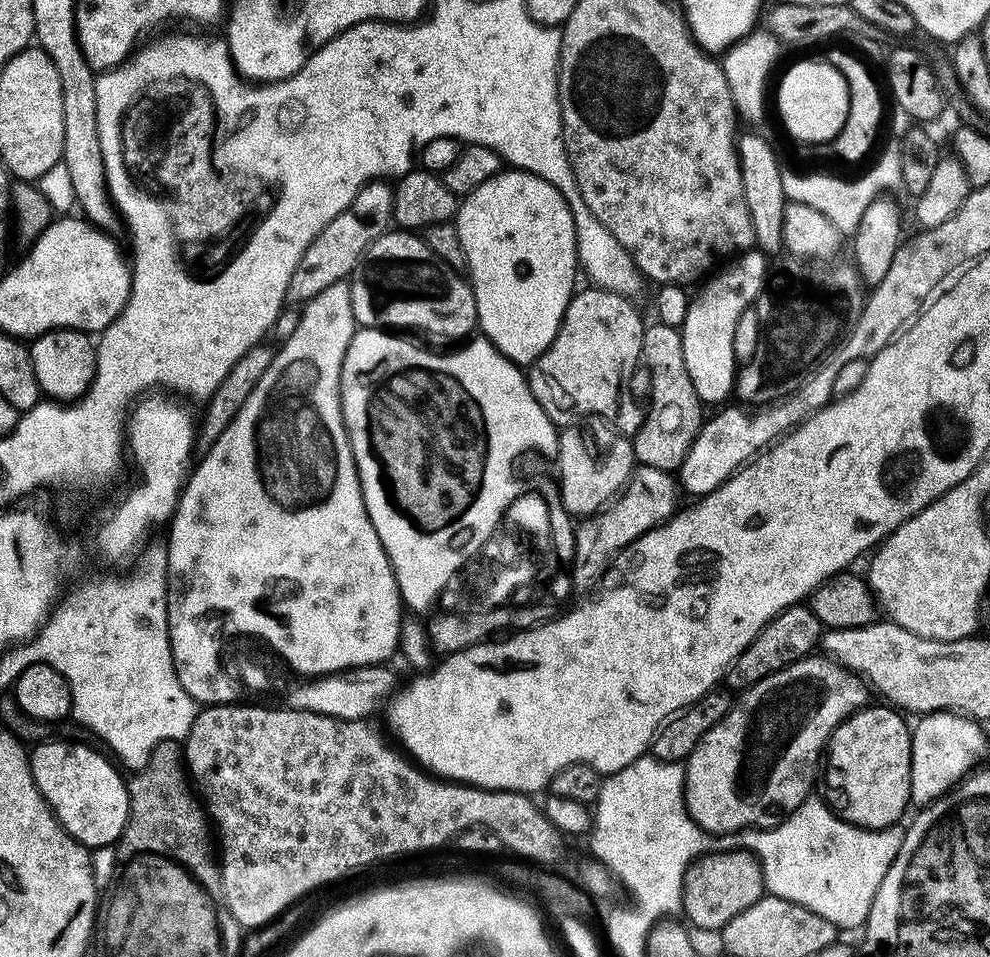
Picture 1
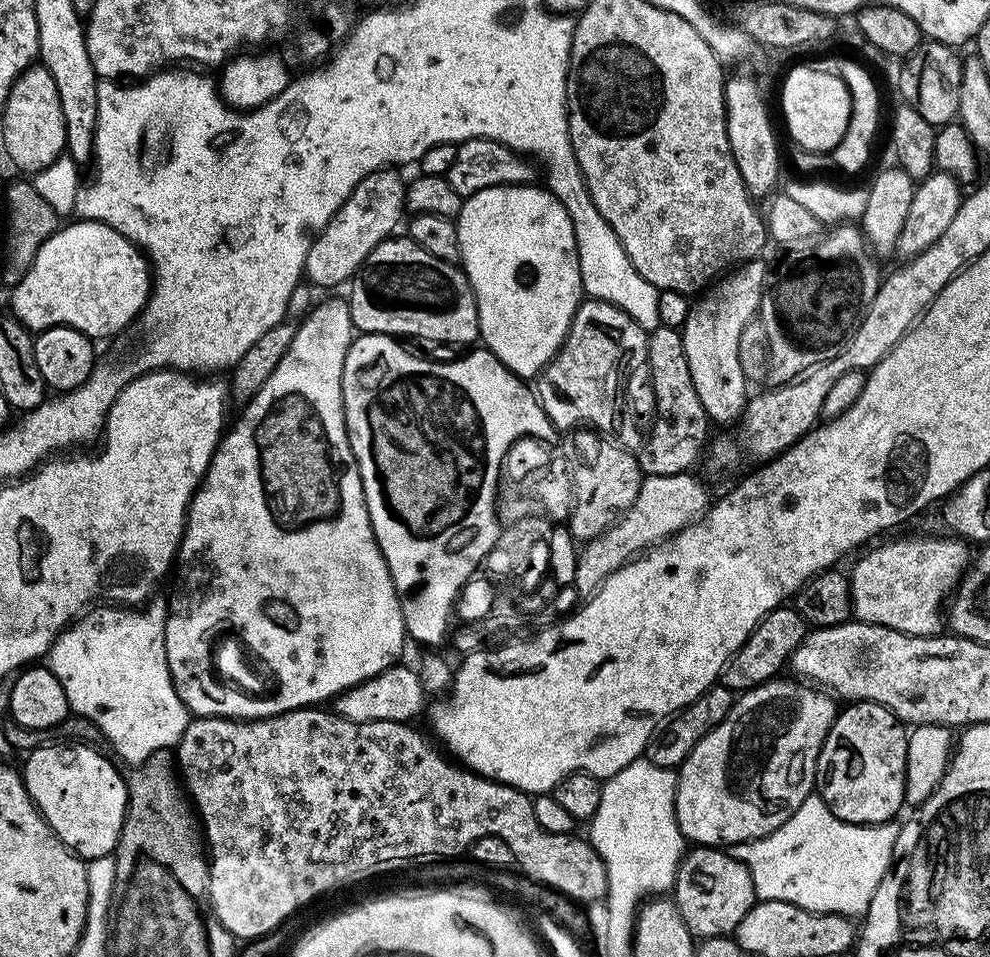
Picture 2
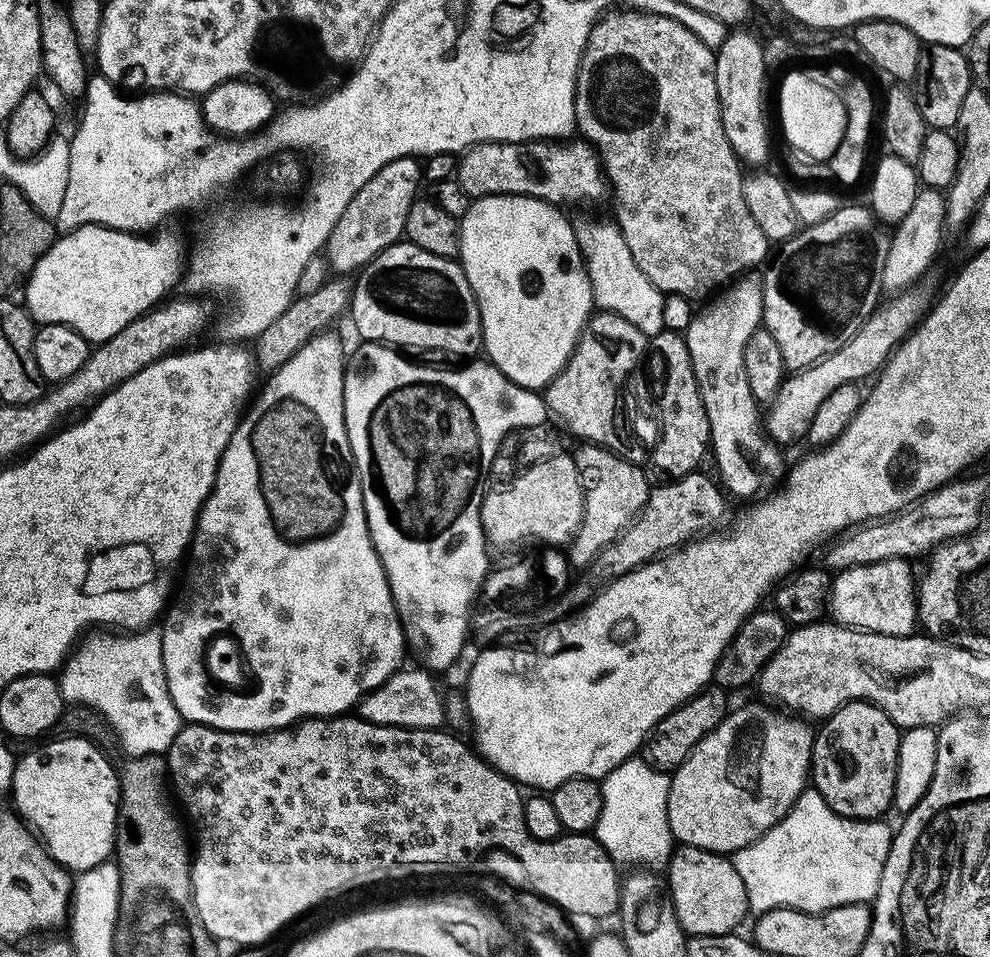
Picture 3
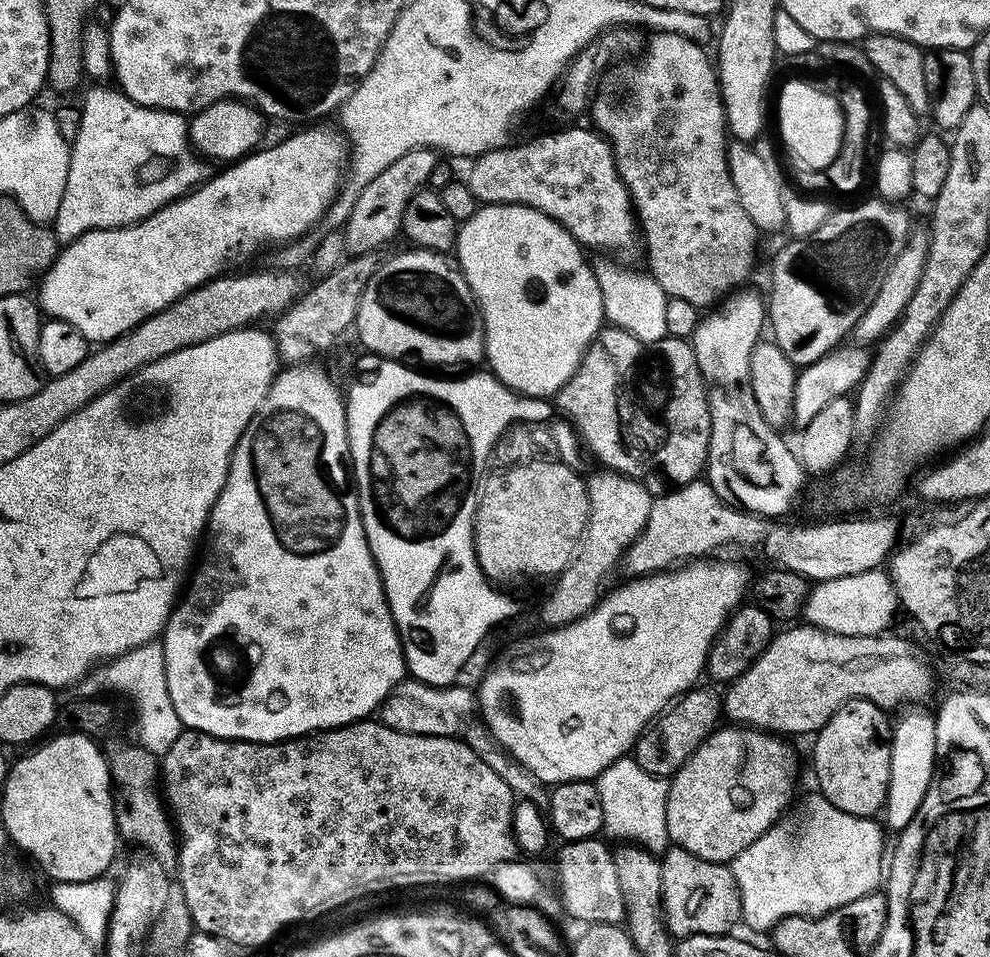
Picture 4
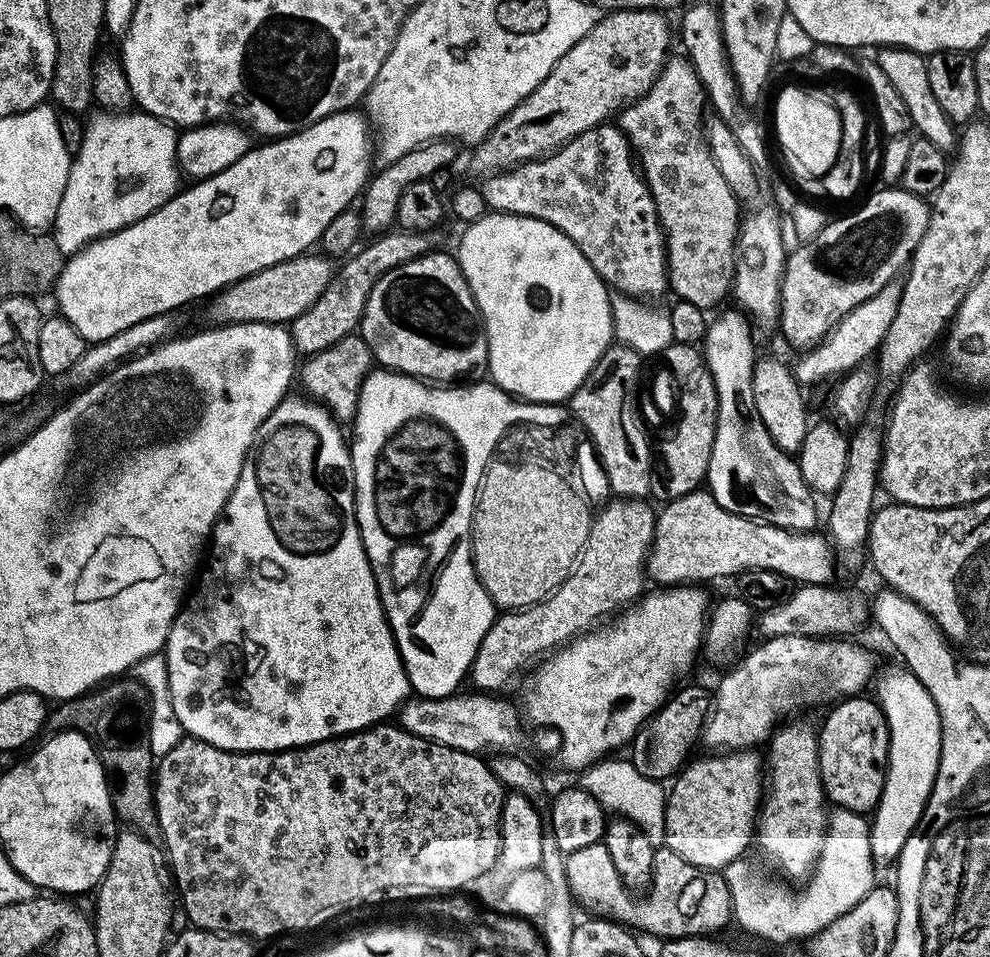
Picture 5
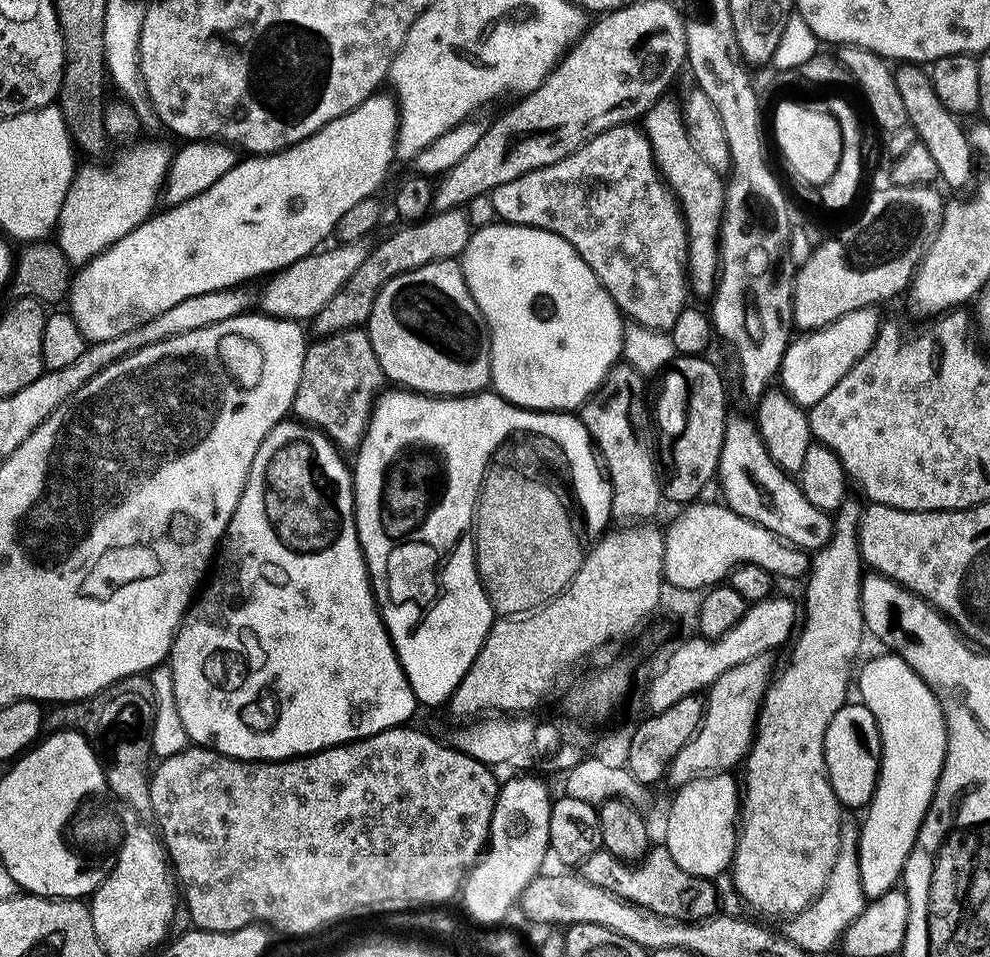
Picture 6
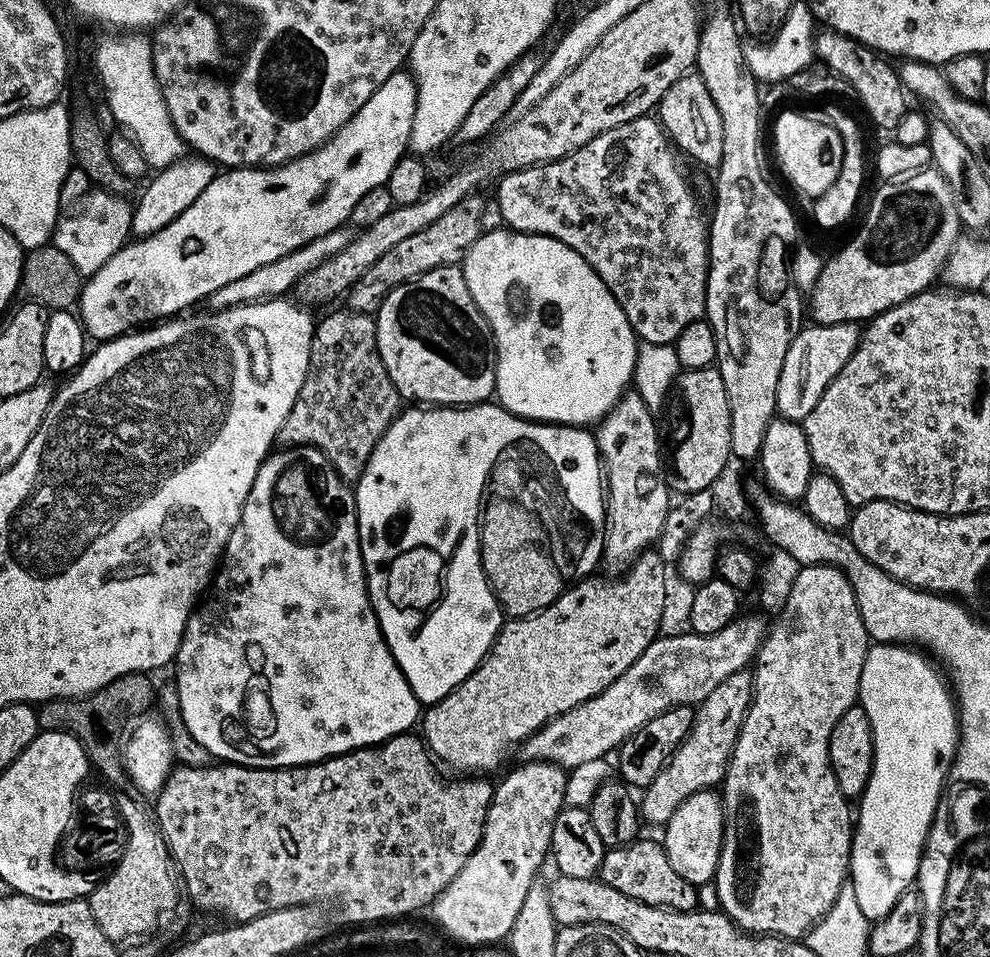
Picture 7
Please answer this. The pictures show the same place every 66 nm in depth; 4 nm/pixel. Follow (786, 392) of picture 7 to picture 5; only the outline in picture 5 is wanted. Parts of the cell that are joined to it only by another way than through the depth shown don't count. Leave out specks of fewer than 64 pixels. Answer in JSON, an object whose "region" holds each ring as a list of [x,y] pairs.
{"region":[[[899,279],[892,280],[882,286],[882,290],[874,294],[874,298],[866,298],[866,302],[854,306],[854,310],[850,310],[850,314],[846,314],[846,318],[842,318],[838,326],[834,326],[820,343],[807,349],[801,355],[804,357],[794,364],[797,383],[801,386],[820,384],[831,376],[840,378],[853,368],[861,367],[867,361],[864,359],[868,355],[869,359],[879,349],[882,338],[886,338],[886,330],[890,330],[890,322],[894,322],[894,314],[898,314],[898,302],[902,298],[903,289],[903,283]]]}

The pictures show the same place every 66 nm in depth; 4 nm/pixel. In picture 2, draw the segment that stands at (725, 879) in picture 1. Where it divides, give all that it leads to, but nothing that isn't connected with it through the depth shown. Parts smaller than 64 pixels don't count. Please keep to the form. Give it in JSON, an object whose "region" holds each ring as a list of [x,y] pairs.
{"region":[[[692,846],[685,851],[684,859],[680,861],[676,871],[674,899],[680,916],[686,922],[688,929],[692,931],[693,937],[707,938],[735,933],[738,922],[746,918],[752,905],[757,903],[758,897],[754,890],[754,882],[750,878],[750,870],[738,858],[734,858],[731,851]]]}

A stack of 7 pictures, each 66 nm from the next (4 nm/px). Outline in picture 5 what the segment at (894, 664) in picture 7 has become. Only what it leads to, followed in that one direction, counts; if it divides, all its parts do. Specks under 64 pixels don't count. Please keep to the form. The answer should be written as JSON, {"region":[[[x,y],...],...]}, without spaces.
{"region":[[[888,668],[879,680],[880,677],[874,684],[874,699],[884,711],[888,723],[888,766],[884,773],[884,789],[880,801],[870,816],[870,850],[873,861],[880,863],[881,860],[882,863],[891,865],[899,858],[902,846],[906,846],[906,838],[910,838],[914,826],[920,821],[920,815],[934,786],[940,761],[940,715],[934,706],[934,698],[930,698],[922,682],[918,682],[918,678],[907,668]]]}

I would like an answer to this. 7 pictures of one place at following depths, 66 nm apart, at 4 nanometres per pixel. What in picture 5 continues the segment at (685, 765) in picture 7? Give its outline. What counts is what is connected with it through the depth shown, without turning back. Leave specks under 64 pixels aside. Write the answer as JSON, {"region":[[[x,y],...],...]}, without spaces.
{"region":[[[769,636],[749,656],[741,655],[714,688],[712,711],[702,733],[702,744],[708,747],[705,749],[755,749],[771,737],[787,717],[784,715],[794,711],[803,696],[821,696],[836,702],[857,695],[868,683],[869,687],[874,680],[872,671],[876,660],[870,649],[850,641],[848,638]]]}

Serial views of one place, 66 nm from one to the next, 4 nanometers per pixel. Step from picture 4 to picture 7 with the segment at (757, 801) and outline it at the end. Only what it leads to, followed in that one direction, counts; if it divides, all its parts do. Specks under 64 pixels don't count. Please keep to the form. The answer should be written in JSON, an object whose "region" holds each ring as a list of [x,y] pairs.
{"region":[[[715,791],[690,794],[690,798],[686,798],[686,802],[682,802],[674,814],[670,814],[662,832],[666,858],[670,858],[670,866],[674,866],[675,872],[682,874],[686,882],[703,886],[707,880],[709,883],[715,877],[724,833],[724,801]]]}

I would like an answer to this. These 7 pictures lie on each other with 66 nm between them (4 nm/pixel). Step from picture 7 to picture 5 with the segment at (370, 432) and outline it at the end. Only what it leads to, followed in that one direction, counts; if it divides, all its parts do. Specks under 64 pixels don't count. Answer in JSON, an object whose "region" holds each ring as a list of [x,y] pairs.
{"region":[[[353,334],[346,338],[338,338],[334,346],[326,346],[326,350],[318,350],[313,356],[307,357],[299,365],[298,384],[305,388],[303,391],[311,399],[324,405],[337,421],[351,421],[356,414],[356,400],[360,397],[364,377],[373,371],[373,368],[370,346],[366,346],[359,334]]]}

